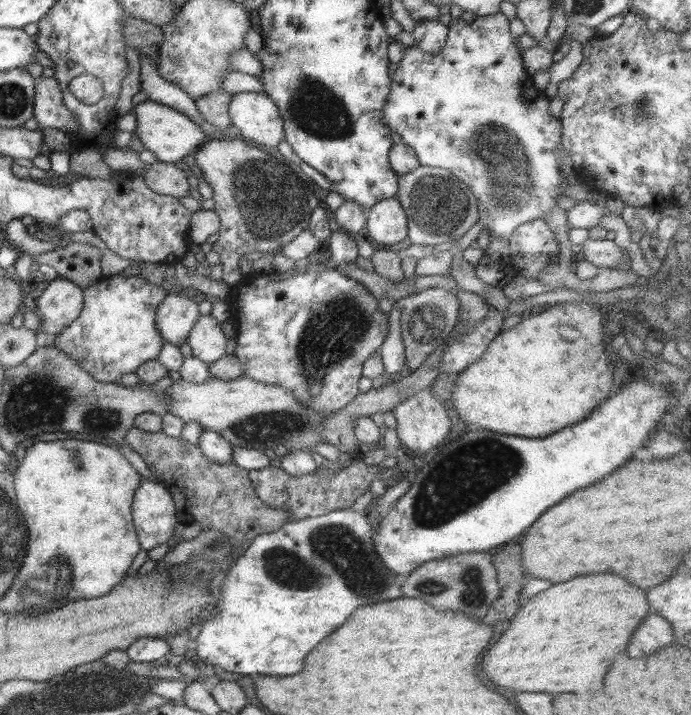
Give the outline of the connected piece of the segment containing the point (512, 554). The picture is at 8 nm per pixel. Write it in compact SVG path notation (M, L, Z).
M509 545L507 548L503 546L500 552L493 554L493 558L491 558L500 588L500 595L494 606L500 610L505 610L503 618L511 618L515 614L515 608L517 608L515 598L518 598L523 580L525 580L520 553L518 545Z

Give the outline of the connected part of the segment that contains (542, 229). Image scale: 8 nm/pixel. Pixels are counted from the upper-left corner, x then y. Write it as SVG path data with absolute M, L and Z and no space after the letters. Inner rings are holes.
M535 219L520 224L508 236L509 258L503 267L511 270L511 253L529 256L553 256L559 254L560 244L543 219Z

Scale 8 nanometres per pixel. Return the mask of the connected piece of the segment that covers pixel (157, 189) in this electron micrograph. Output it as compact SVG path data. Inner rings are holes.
M156 161L144 168L142 179L153 193L179 199L188 195L188 174L180 164Z

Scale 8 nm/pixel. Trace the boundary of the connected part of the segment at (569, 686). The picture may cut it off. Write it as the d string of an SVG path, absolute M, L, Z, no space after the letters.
M589 574L549 586L519 608L511 626L483 654L481 670L489 682L507 690L547 694L597 690L609 662L627 646L629 634L647 612L645 594L615 574Z

